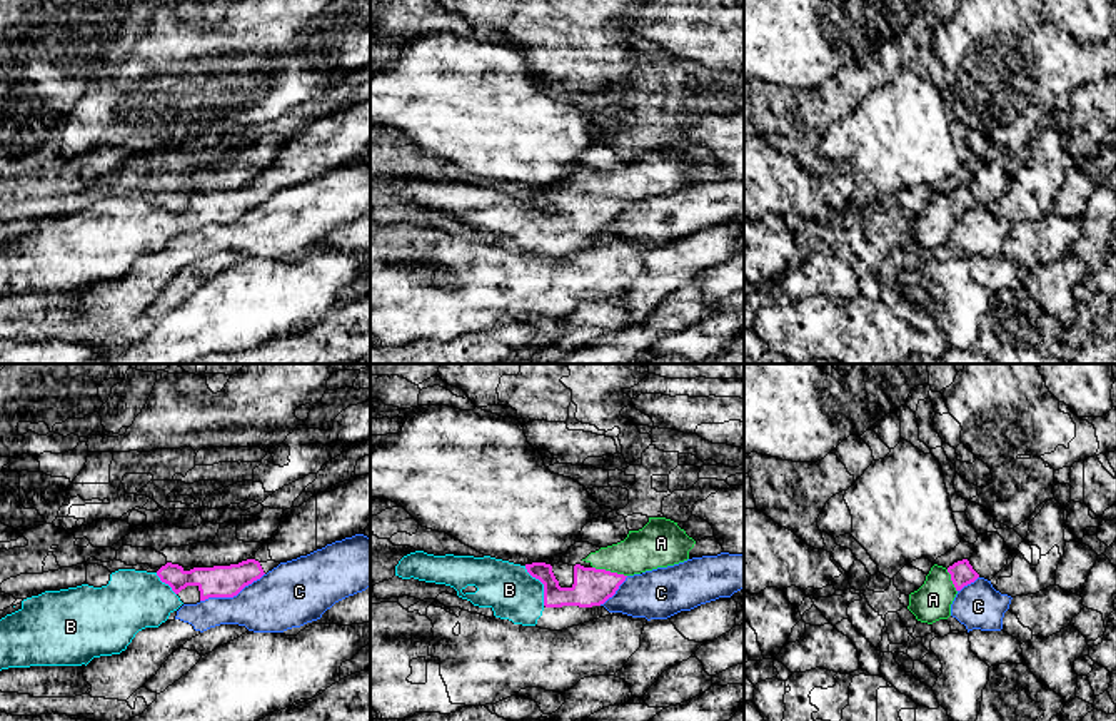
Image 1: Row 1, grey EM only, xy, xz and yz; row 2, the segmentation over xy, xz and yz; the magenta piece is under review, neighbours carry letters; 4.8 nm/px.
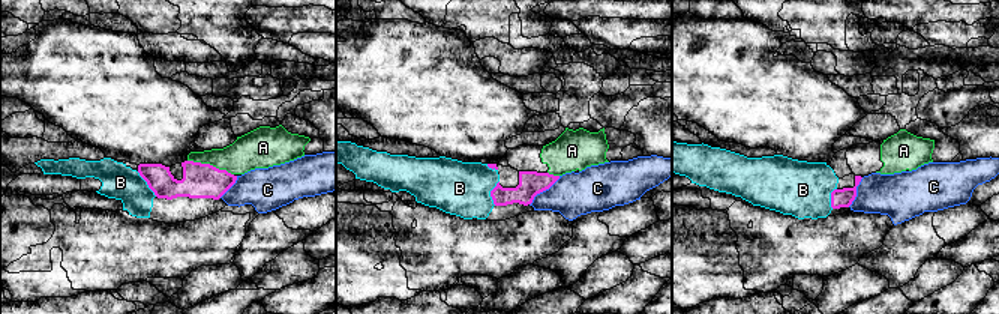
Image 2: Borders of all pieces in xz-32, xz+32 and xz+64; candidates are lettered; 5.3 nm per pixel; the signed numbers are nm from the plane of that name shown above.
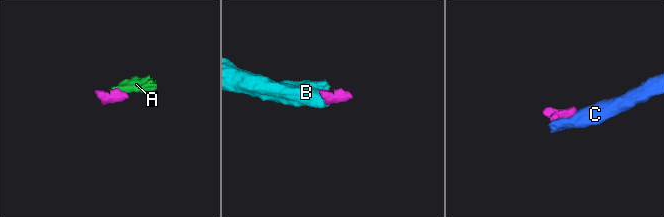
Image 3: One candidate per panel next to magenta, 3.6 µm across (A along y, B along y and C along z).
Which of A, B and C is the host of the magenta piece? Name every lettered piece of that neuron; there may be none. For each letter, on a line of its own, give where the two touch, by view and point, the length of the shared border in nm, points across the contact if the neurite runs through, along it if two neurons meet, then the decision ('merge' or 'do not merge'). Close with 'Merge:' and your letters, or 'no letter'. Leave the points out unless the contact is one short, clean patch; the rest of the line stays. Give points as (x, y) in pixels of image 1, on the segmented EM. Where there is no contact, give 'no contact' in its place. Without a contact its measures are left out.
A: xz (609, 571) | 180 nm | across xz (591, 586), (609, 571), (621, 559), (654, 546) | merge
B: xz (542, 583) | 220 nm | across xz (591, 586), (554, 594), (542, 583), (526, 589), (509, 589) | merge
C: xy (232, 596) | 340 nm | along xy (264, 573), (232, 596), (209, 596), (201, 601) | do not merge
Merge: A, B

